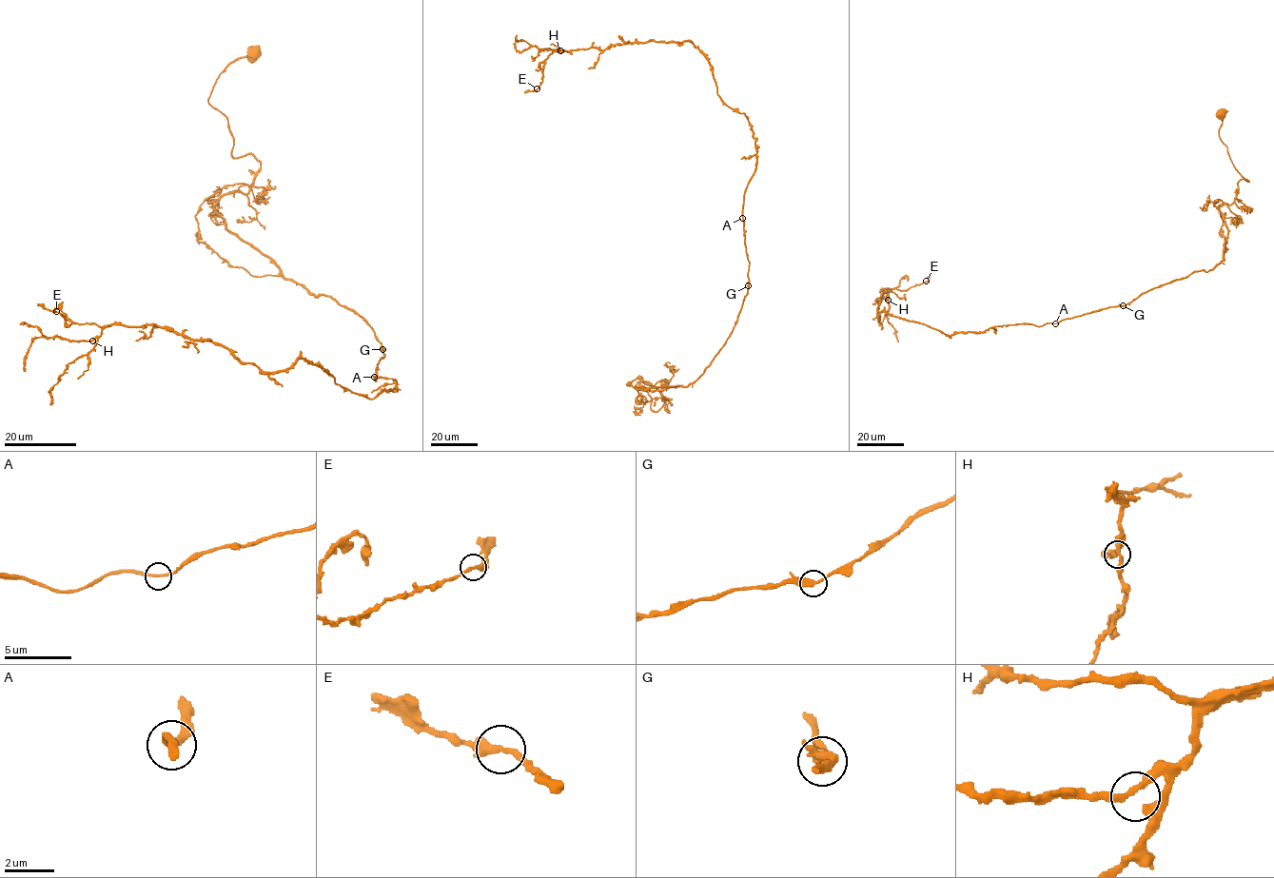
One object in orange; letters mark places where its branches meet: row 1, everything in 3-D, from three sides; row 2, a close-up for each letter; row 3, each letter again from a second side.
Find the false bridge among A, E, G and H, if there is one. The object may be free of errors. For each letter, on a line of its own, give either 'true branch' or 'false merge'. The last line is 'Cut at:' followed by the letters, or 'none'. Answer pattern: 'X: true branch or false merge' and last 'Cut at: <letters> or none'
A: true branch
E: true branch
G: true branch
H: true branch
Cut at: none

